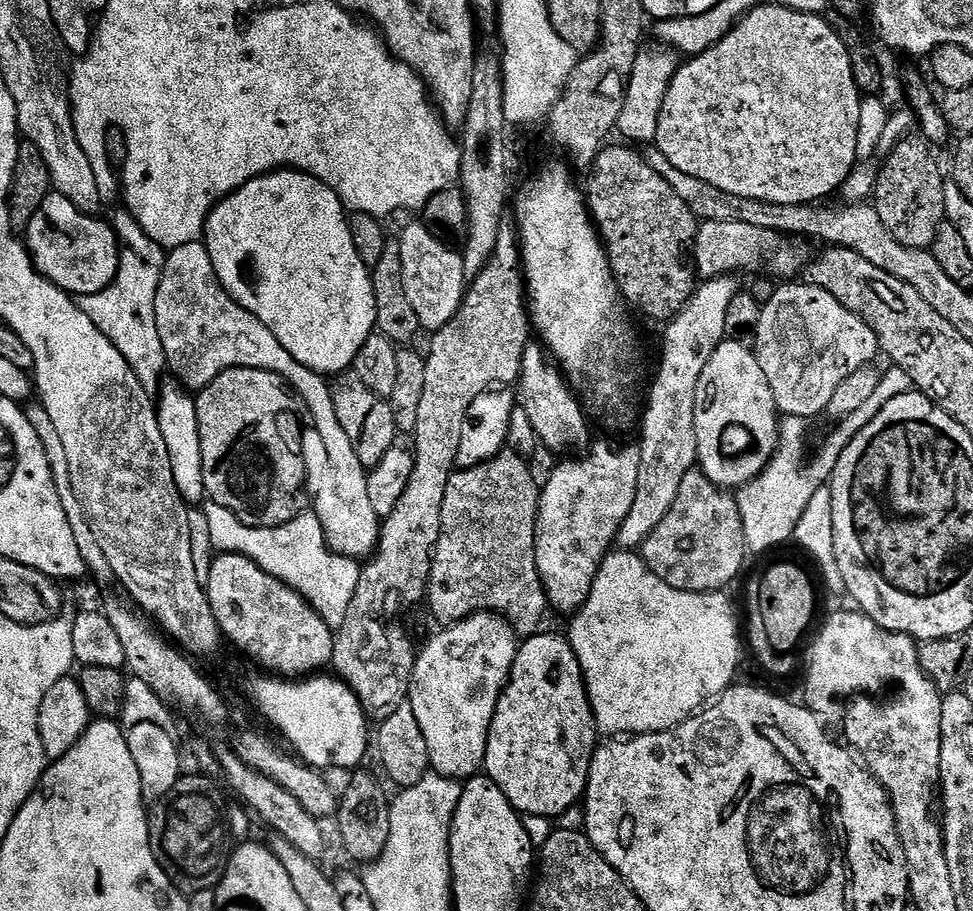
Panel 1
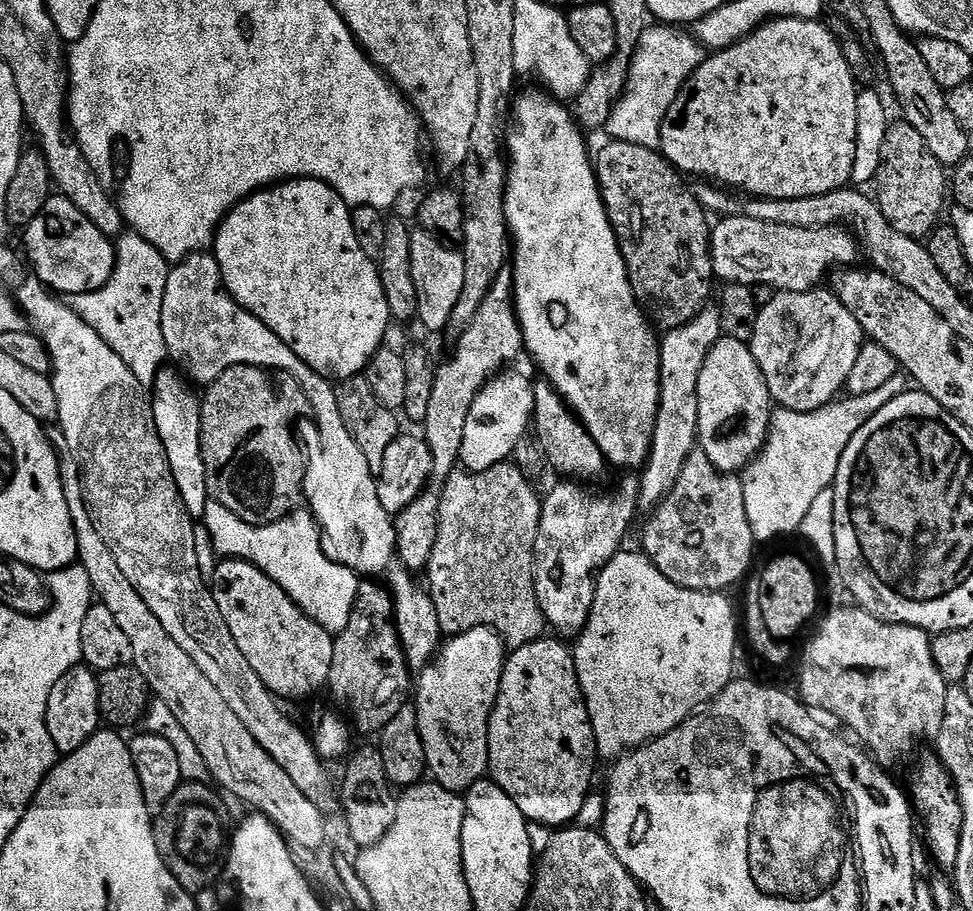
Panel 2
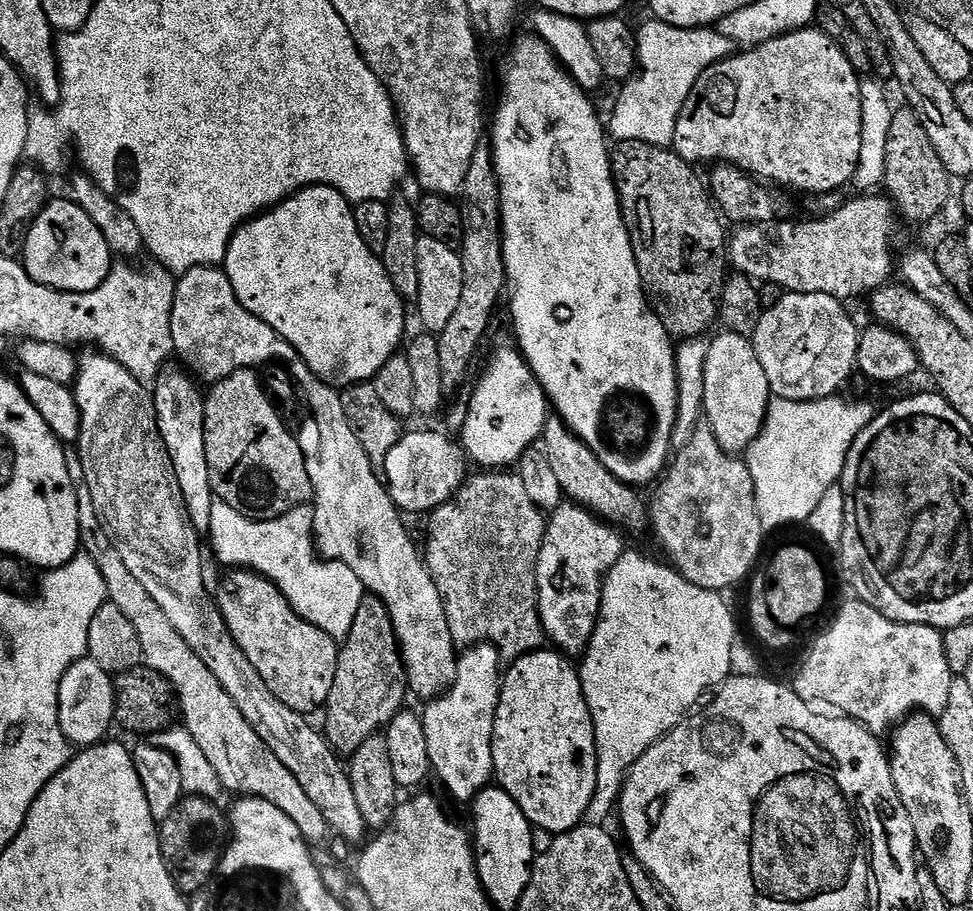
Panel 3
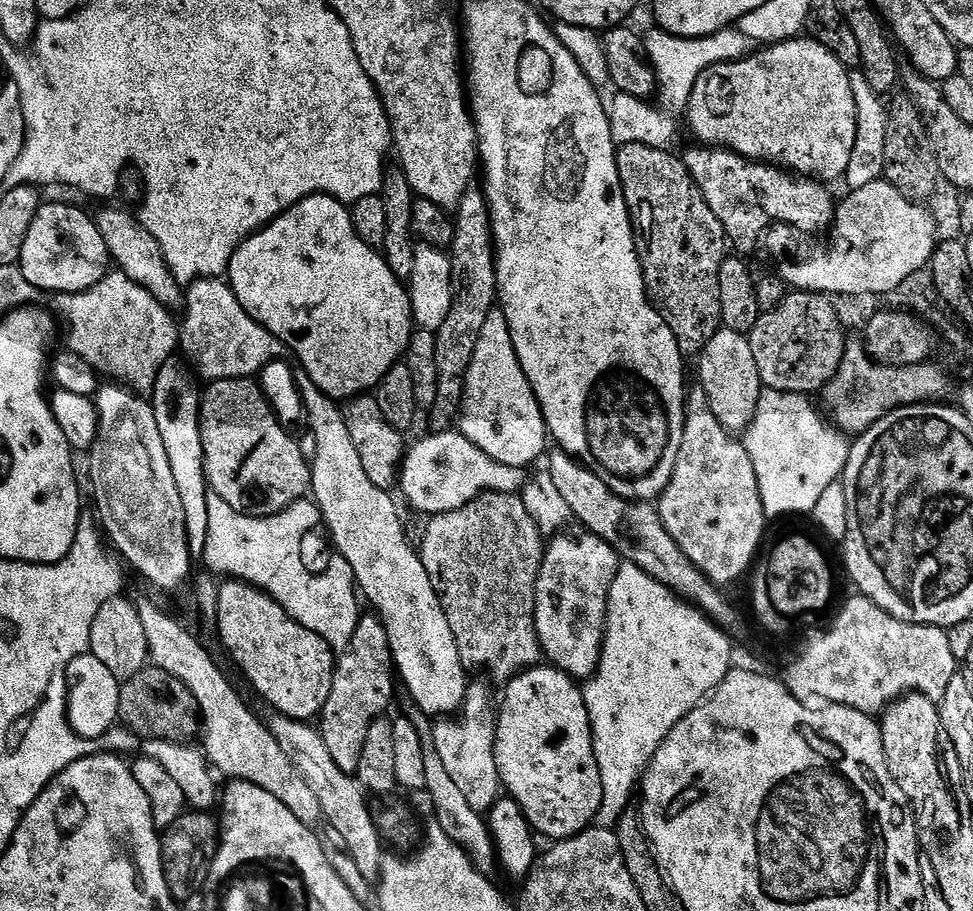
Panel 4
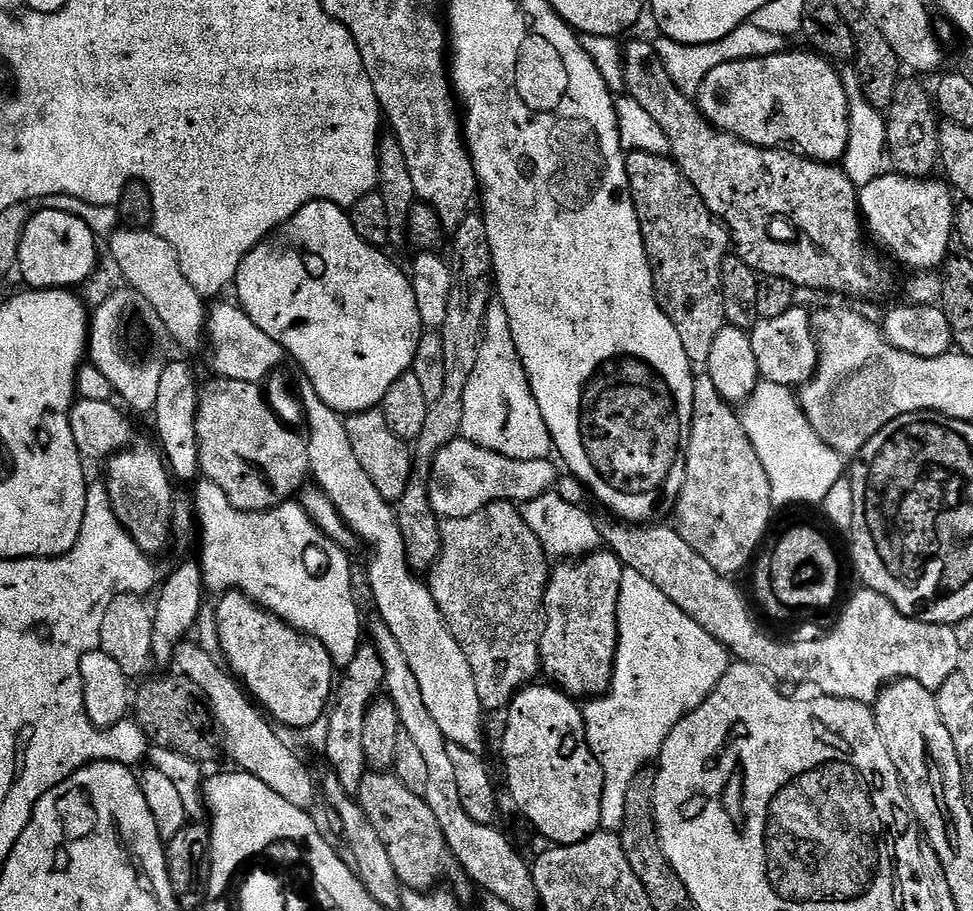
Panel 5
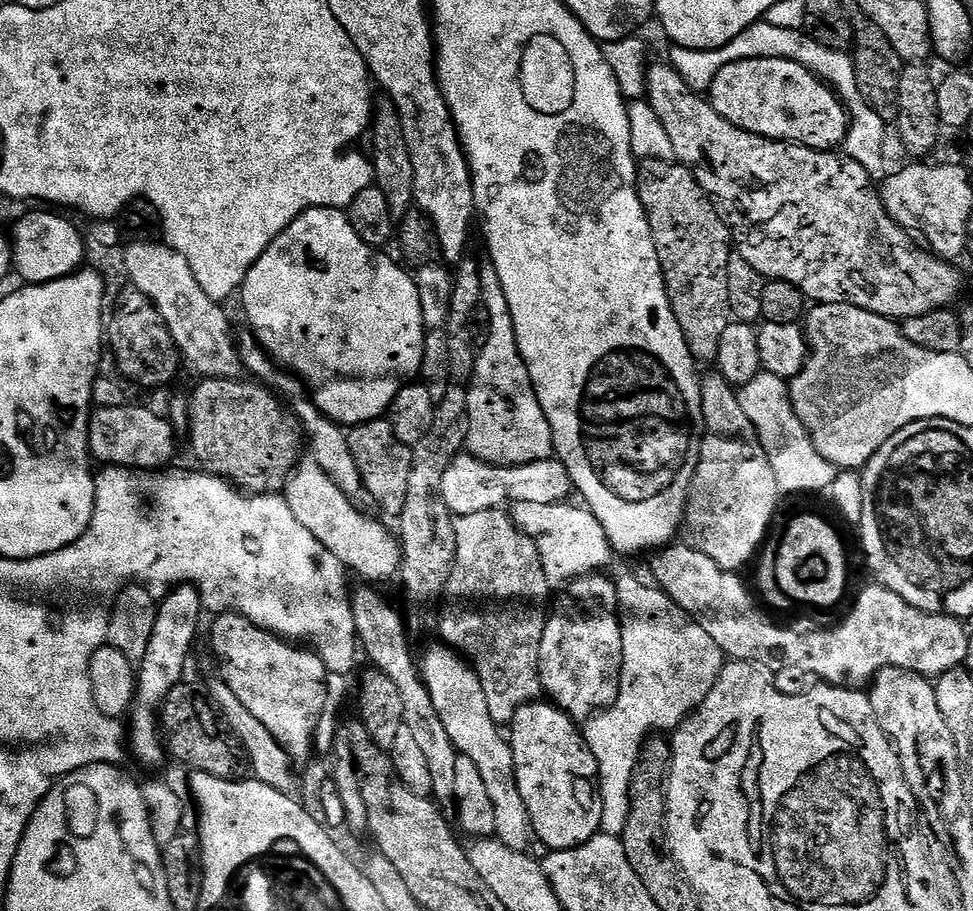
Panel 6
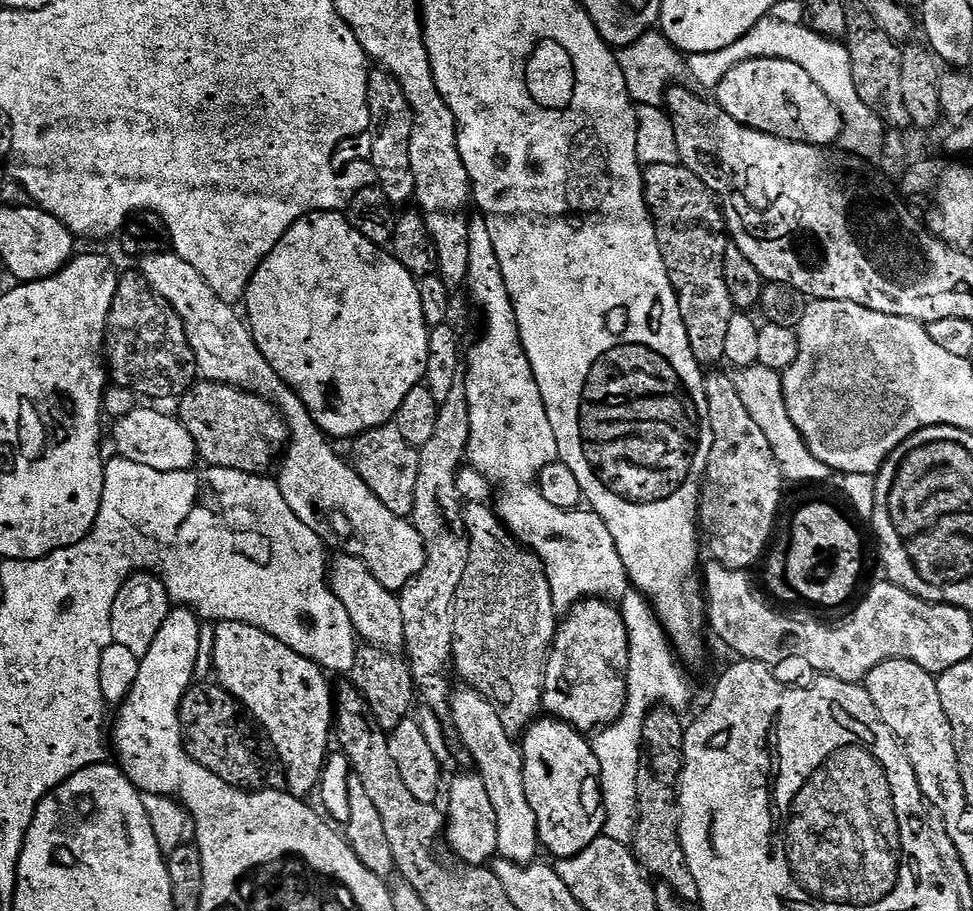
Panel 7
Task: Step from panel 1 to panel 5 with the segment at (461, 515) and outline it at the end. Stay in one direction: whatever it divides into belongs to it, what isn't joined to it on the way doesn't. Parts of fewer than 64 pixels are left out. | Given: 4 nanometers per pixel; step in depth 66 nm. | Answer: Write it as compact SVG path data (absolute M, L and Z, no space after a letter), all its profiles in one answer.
M496 501L478 510L477 513L471 514L470 517L458 518L457 520L445 519L443 521L440 530L440 559L431 569L431 576L432 597L450 630L450 634L454 634L458 646L462 646L462 654L466 654L466 658L470 662L470 670L474 670L474 686L478 686L478 698L482 702L485 713L503 713L513 698L523 688L527 688L529 684L533 683L542 672L540 667L540 633L542 631L542 617L544 616L544 591L548 589L550 579L550 560L545 553L544 545L536 537L534 530L530 530L528 516L515 503Z

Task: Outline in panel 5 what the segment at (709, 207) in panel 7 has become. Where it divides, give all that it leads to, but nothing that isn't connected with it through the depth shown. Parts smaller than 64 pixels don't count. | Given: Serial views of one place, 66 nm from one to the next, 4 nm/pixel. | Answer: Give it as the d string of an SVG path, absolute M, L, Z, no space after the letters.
M645 152L627 153L626 159L628 162L628 181L632 184L632 201L636 207L638 222L642 230L644 249L652 267L652 277L656 283L656 301L660 303L661 310L667 314L670 322L674 322L674 326L678 330L678 338L682 338L682 346L686 349L686 358L690 358L693 366L707 365L710 358L710 349L714 346L714 338L718 338L718 334L726 327L723 310L723 284L720 275L722 274L723 260L730 254L730 233L724 227L723 223L712 215L711 210L706 206L706 202L698 194L698 190L694 190L690 178L686 178L686 174L677 166L675 160L668 156L655 156L654 154L646 154Z

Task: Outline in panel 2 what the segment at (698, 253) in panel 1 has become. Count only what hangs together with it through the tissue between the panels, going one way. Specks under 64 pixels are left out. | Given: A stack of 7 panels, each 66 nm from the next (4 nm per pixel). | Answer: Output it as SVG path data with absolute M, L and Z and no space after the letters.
M726 216L717 219L712 229L712 271L717 281L725 285L761 284L774 286L777 292L810 292L821 287L820 279L833 270L852 266L862 256L862 248L855 235L847 227L803 228L802 226L782 226L778 222L762 222L758 218Z

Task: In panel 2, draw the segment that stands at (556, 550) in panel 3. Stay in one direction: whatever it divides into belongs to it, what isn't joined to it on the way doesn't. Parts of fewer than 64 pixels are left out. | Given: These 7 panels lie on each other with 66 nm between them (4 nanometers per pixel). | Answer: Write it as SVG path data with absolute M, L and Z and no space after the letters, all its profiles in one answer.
M624 480L620 489L613 496L603 496L600 492L591 492L591 487L580 482L560 482L556 489L547 497L543 497L540 506L540 525L536 539L536 597L542 610L547 627L552 628L557 637L579 637L580 633L589 627L590 610L596 597L596 578L601 568L604 568L616 553L621 551L624 535L628 532L628 523L638 513L640 498L640 481Z

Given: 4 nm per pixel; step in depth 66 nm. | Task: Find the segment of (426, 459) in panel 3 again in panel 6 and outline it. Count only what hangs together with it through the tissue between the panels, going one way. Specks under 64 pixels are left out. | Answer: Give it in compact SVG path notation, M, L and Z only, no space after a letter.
M463 452L450 464L442 480L442 496L446 506L457 517L505 507L515 502L564 504L573 490L569 471L565 464L555 457L528 464L500 465L486 463L469 452Z

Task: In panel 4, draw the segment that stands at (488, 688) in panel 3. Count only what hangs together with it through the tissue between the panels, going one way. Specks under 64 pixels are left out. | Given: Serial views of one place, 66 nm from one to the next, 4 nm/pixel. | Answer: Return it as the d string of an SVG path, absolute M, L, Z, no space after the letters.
M472 682L468 685L468 692L464 696L464 707L460 709L458 715L455 718L437 719L430 728L430 747L438 754L442 766L450 774L451 781L462 793L462 798L466 798L466 803L474 806L474 810L481 814L487 813L488 809L502 796L502 785L494 762L494 746L492 745L496 740L496 717L494 700L492 704L492 696L488 693L487 686Z

